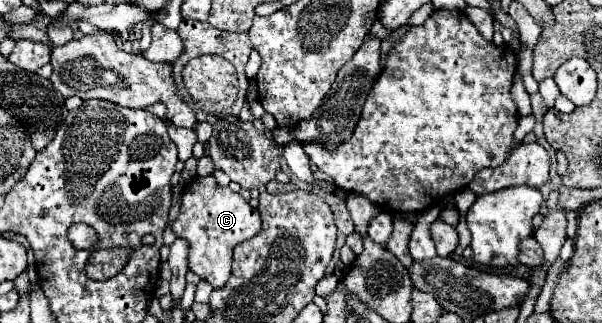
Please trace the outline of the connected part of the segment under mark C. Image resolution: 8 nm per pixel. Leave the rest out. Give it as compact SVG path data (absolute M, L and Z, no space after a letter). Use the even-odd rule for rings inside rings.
M204 176L196 178L188 184L182 196L182 206L176 222L172 224L176 236L186 238L190 244L190 254L188 254L188 266L194 274L198 274L202 280L210 282L214 288L224 288L228 278L230 278L230 264L232 264L232 250L236 244L250 240L252 236L258 234L260 230L260 214L256 208L252 208L240 194L234 194L230 188L220 188L214 180L214 176Z

